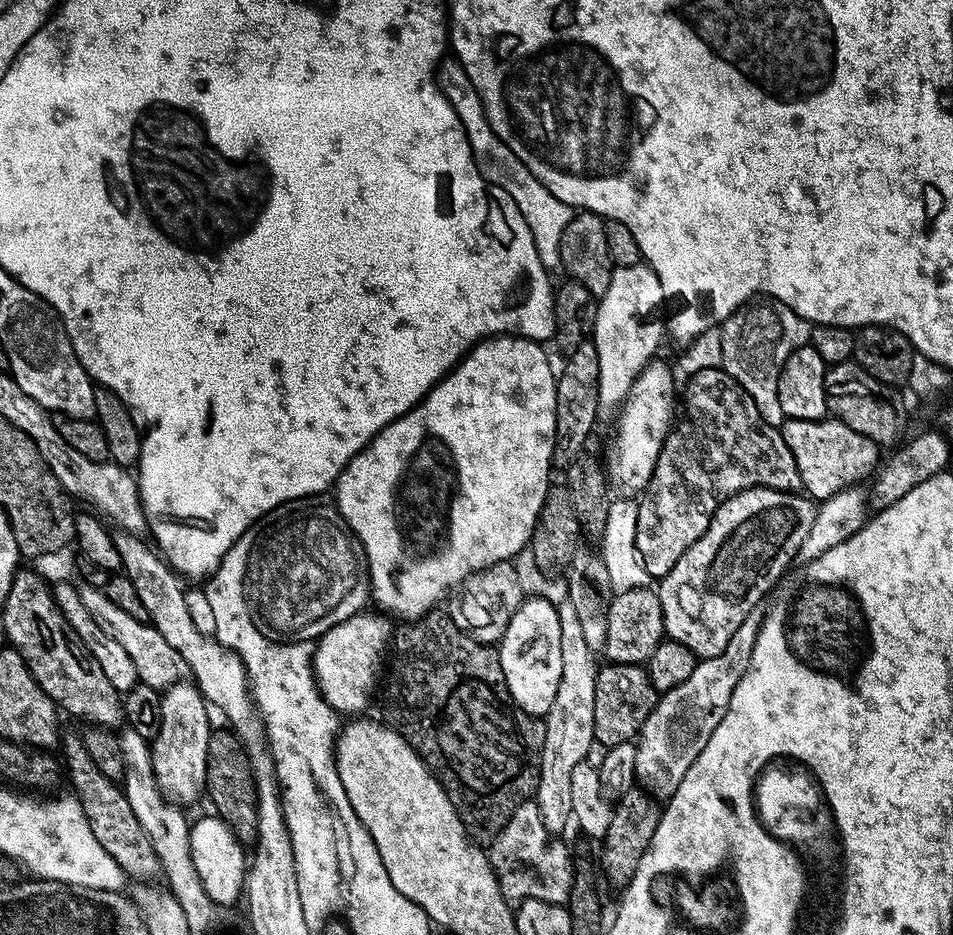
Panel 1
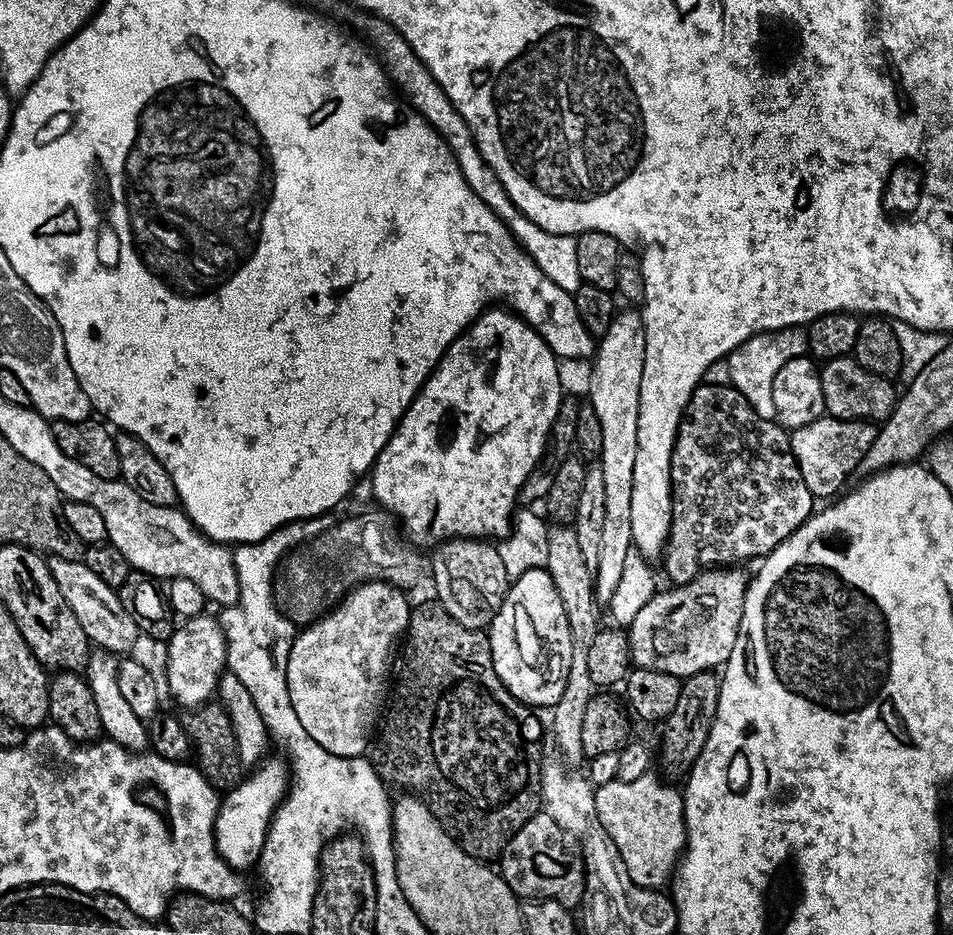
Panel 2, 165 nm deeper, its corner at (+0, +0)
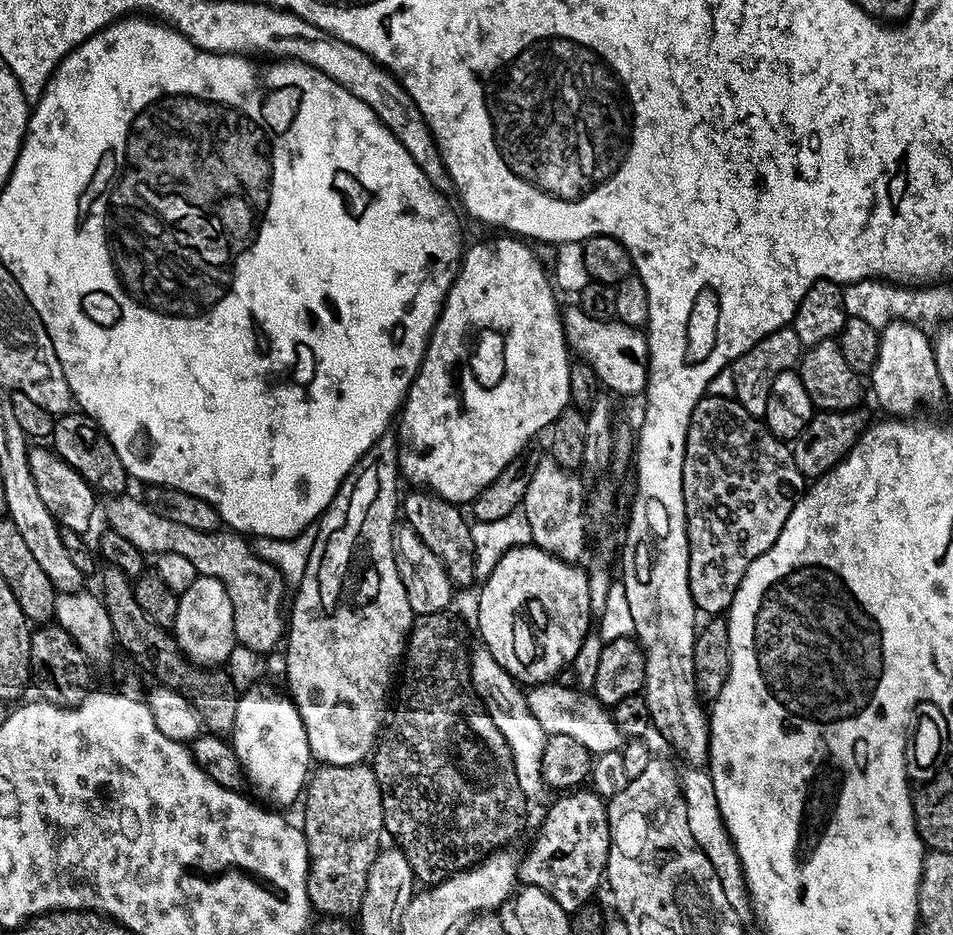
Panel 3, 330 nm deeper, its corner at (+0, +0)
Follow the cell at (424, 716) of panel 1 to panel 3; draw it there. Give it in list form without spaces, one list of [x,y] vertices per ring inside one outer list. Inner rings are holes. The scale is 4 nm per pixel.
[[[435,612],[425,616],[416,616],[412,630],[408,634],[406,651],[402,657],[402,672],[404,668],[404,681],[400,684],[400,700],[396,713],[391,713],[390,723],[383,729],[383,736],[374,749],[370,766],[378,778],[378,786],[382,794],[382,814],[384,815],[384,831],[390,837],[396,836],[395,843],[406,854],[406,858],[412,867],[412,875],[421,885],[431,886],[451,876],[461,869],[471,868],[479,864],[492,852],[511,845],[512,839],[520,832],[524,824],[524,788],[521,777],[516,775],[512,755],[504,736],[499,732],[498,726],[492,720],[491,711],[479,700],[474,691],[472,674],[470,671],[470,652],[464,649],[462,641],[456,637],[456,628],[452,620],[444,612]]]

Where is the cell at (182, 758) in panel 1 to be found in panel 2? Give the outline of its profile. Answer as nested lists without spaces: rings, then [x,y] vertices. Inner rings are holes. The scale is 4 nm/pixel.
[[[201,614],[199,616],[187,617],[187,619],[185,619],[183,623],[181,623],[184,625],[182,625],[181,628],[179,625],[179,627],[177,627],[175,631],[173,631],[172,637],[170,637],[169,640],[167,640],[166,642],[166,648],[168,648],[168,657],[166,657],[164,660],[164,676],[166,679],[168,679],[168,688],[166,684],[166,692],[167,692],[167,695],[169,692],[169,694],[172,695],[173,698],[176,699],[178,703],[181,704],[182,706],[181,709],[184,709],[184,710],[191,710],[193,708],[200,707],[200,705],[202,704],[209,703],[209,701],[211,701],[213,697],[217,695],[218,689],[220,687],[220,678],[225,673],[225,670],[226,670],[226,661],[228,658],[228,640],[224,636],[224,630],[223,630],[221,621],[217,619],[217,617],[215,620],[214,617],[208,616],[208,615],[209,614]]]

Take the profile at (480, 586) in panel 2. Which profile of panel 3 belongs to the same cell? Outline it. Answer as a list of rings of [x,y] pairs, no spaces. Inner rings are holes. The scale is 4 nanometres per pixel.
[[[412,490],[412,493],[405,495],[402,500],[403,519],[438,554],[438,558],[446,566],[448,577],[453,585],[468,584],[471,580],[475,581],[477,575],[475,572],[476,548],[474,540],[471,537],[472,524],[469,517],[464,516],[459,507],[451,504],[449,500],[444,500],[434,492],[427,490]]]

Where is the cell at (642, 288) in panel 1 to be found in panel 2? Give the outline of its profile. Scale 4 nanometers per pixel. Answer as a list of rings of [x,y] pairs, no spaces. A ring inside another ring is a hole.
[[[617,311],[606,334],[599,337],[596,351],[591,357],[592,377],[588,380],[587,396],[598,414],[598,422],[602,422],[602,450],[598,463],[602,466],[602,478],[606,482],[606,519],[602,525],[602,542],[598,542],[598,566],[594,570],[596,602],[601,606],[606,606],[610,598],[614,598],[614,590],[618,586],[619,579],[622,578],[622,565],[626,562],[626,554],[634,548],[630,530],[630,498],[634,494],[634,450],[638,438],[638,402],[645,358],[646,334],[643,315],[639,311]]]

